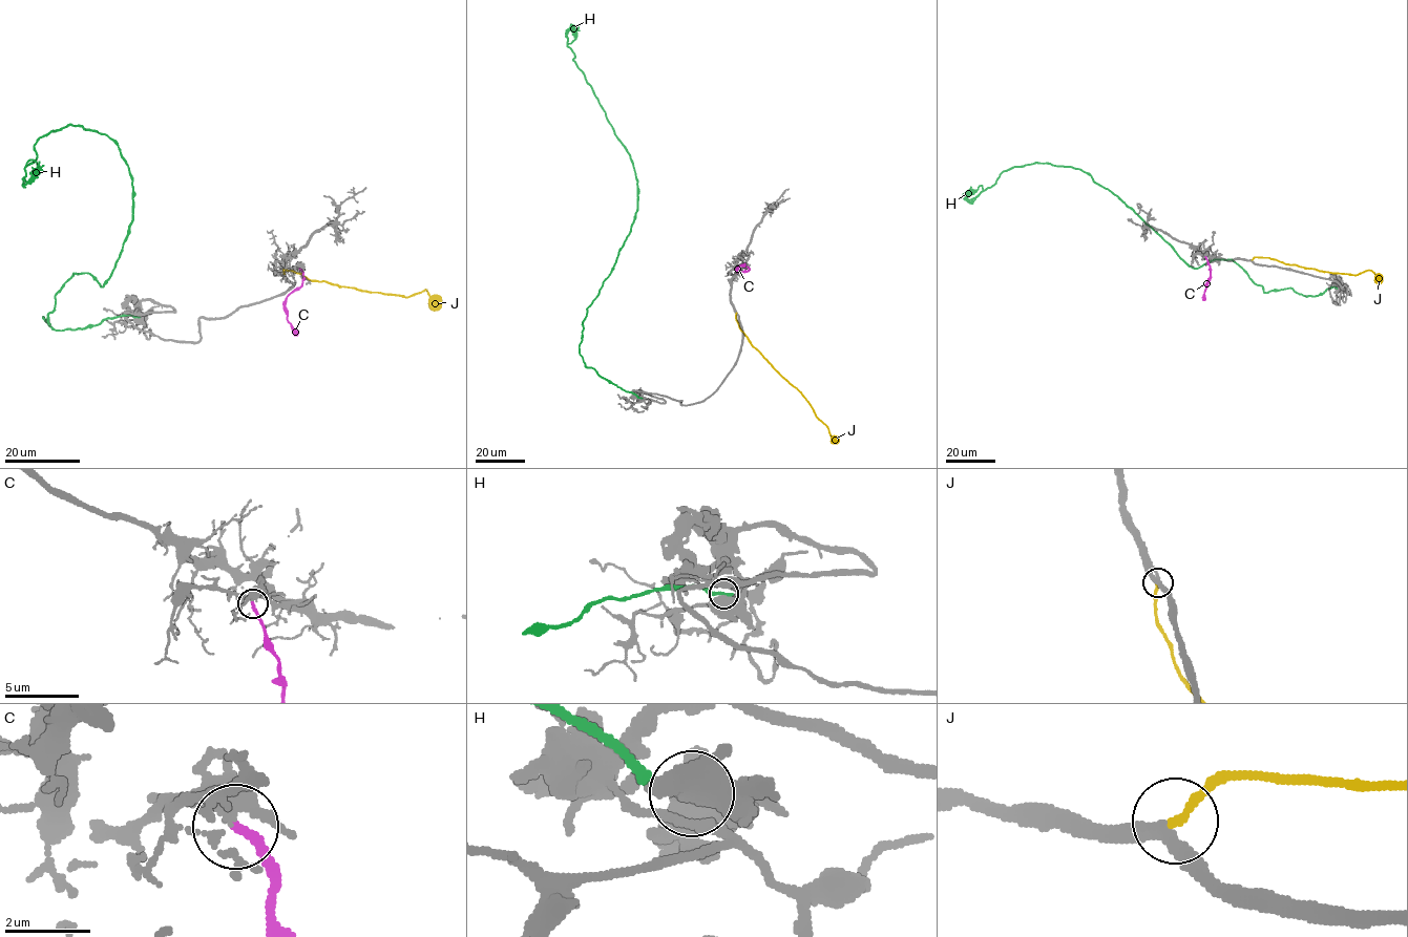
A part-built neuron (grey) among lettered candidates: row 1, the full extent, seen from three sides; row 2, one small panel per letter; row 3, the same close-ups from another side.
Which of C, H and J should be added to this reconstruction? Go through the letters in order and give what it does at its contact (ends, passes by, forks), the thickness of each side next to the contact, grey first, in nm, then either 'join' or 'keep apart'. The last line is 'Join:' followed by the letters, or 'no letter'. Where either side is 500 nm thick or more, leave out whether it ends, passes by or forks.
C: it ends | 360/240 nm | keep apart
H: 650/260 nm | keep apart
J: it ends | 360/200 nm | join
Join: J

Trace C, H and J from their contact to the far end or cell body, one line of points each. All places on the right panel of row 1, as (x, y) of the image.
C: (1205, 256), (1211, 274), (1202, 300)
H: (1337, 288), (1265, 293), (1231, 259), (1193, 268), (1071, 167), (1013, 167), (964, 194)
J: (1252, 259), (1268, 257), (1332, 273), (1357, 275), (1371, 271), (1381, 281)

